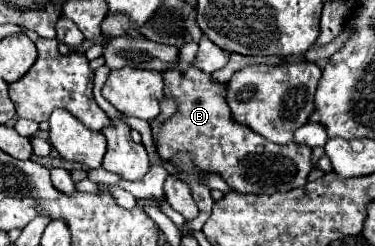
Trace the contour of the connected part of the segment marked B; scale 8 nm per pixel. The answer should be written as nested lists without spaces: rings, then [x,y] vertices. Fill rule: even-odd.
[[[185,42],[177,68],[163,74],[165,96],[173,98],[177,112],[165,122],[151,120],[151,132],[157,142],[157,152],[163,160],[173,160],[177,154],[189,154],[193,166],[219,174],[231,190],[241,194],[273,194],[301,188],[313,170],[311,148],[303,144],[273,144],[253,132],[249,126],[233,120],[227,104],[227,84],[215,82],[211,74],[193,66],[197,44]]]

